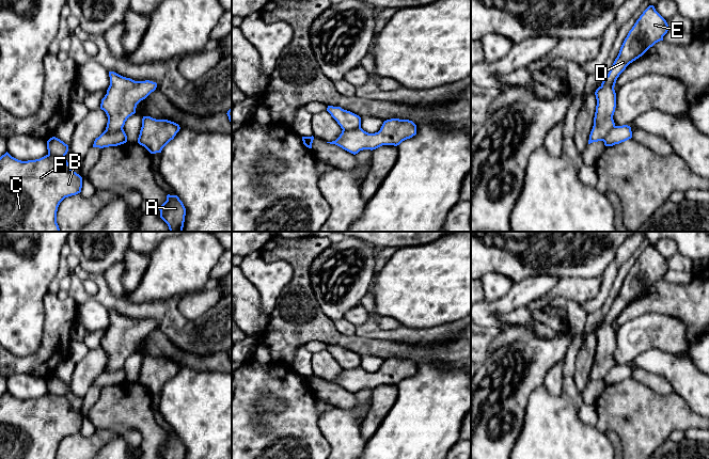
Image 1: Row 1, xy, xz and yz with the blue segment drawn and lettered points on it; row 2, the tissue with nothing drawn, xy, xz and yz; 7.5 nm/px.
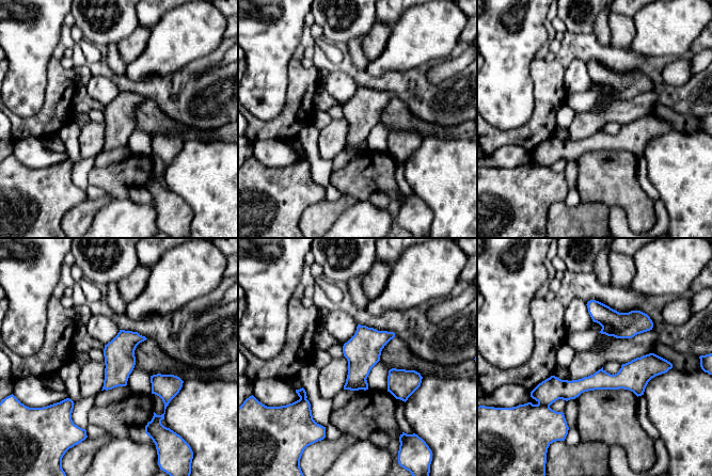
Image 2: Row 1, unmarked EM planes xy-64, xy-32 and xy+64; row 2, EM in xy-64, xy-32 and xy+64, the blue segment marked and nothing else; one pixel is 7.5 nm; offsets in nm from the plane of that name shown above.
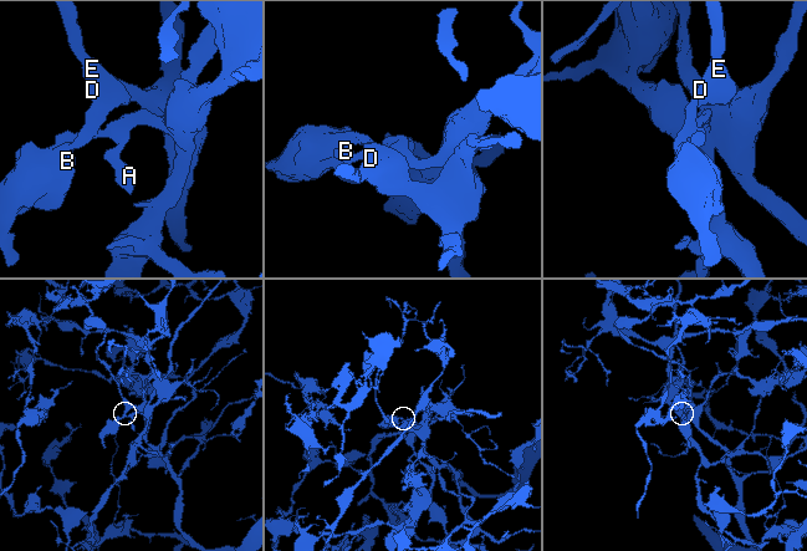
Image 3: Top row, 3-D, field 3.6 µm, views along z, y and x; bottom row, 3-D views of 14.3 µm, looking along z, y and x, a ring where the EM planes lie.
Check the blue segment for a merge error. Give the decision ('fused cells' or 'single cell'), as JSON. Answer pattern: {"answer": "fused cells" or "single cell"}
{"answer": "fused cells"}

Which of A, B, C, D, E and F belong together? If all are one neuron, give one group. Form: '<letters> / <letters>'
A / B C D E F

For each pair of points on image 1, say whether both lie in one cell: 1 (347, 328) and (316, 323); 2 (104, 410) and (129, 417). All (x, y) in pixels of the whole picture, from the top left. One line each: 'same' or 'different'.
1: different
2: same

